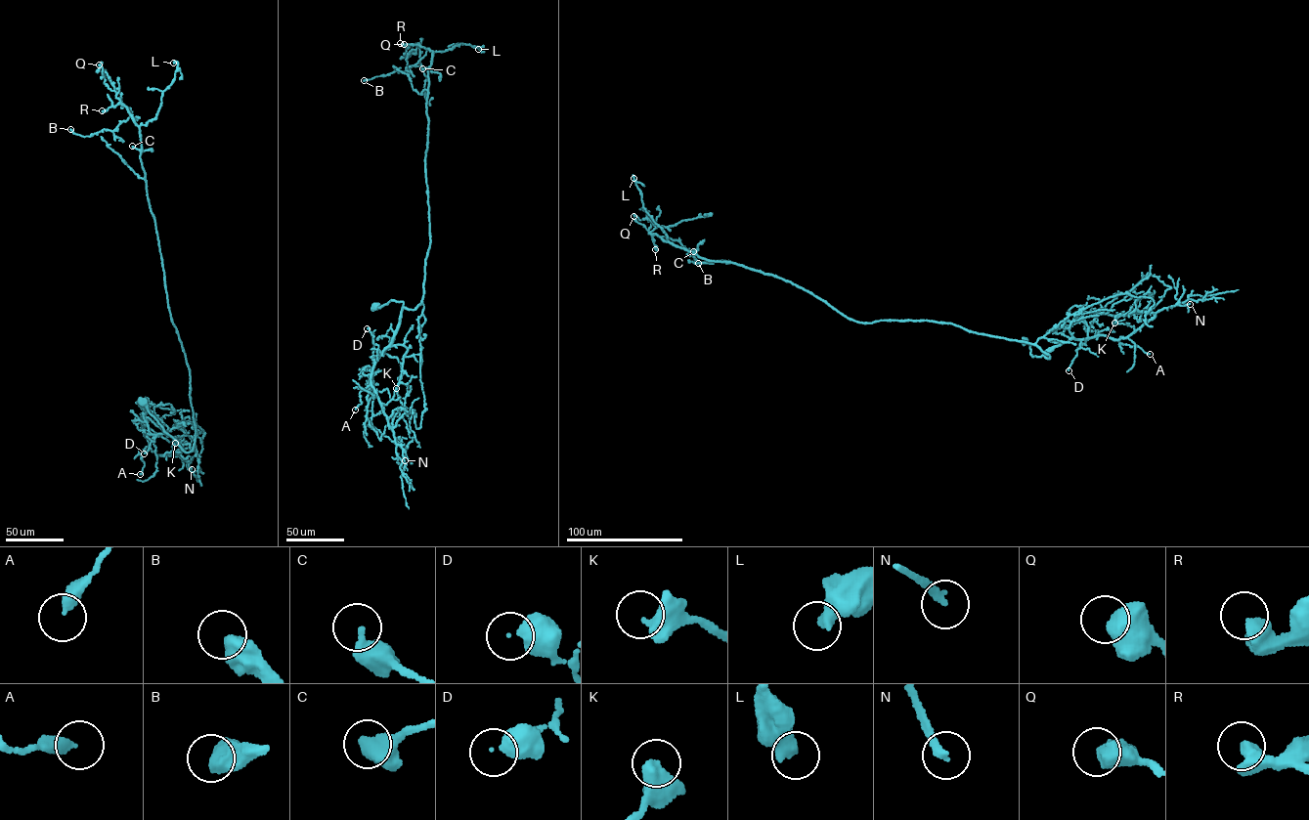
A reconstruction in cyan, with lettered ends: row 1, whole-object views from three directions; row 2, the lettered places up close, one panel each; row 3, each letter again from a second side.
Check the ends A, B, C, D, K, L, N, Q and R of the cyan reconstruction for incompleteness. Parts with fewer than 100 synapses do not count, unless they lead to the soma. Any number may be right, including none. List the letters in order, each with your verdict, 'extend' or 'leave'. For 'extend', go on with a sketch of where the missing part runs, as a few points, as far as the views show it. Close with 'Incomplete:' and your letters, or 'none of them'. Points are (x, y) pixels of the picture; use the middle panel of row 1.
A: leave
B: leave
C: leave
D: leave
K: leave
L: leave
N: leave
Q: leave
R: leave
Incomplete: none of them

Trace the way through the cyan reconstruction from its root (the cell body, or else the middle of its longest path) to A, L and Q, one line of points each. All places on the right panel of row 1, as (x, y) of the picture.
A: (1024, 341), (1029, 345), (1030, 355), (1040, 357), (1072, 339), (1105, 335), (1150, 354)
L: (1024, 341), (1050, 358), (950, 323), (857, 323), (700, 257), (669, 241), (633, 178)
Q: (1024, 341), (1050, 358), (950, 323), (857, 323), (633, 216)

